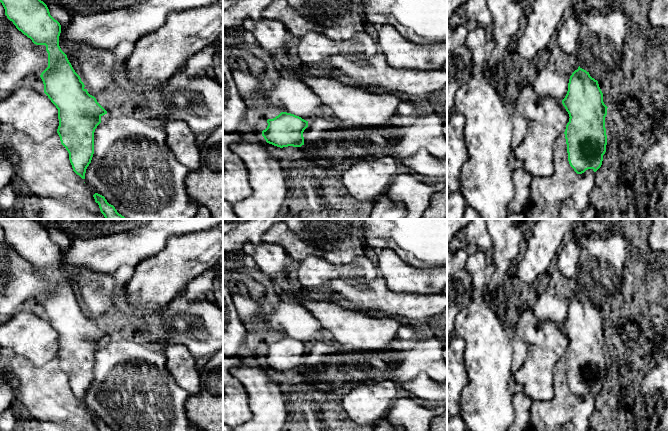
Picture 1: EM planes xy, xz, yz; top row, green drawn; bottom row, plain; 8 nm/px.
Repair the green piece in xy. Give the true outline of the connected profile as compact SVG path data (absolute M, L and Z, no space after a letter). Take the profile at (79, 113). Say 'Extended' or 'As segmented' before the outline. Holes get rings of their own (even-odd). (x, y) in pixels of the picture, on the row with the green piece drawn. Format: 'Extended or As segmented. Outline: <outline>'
As segmented. Outline: M0 0L0 2L5 9L5 15L19 31L34 44L46 46L48 67L40 75L44 84L44 93L58 109L57 133L61 144L69 153L73 171L85 179L86 169L94 154L94 132L101 123L101 117L107 114L107 111L84 88L80 76L61 50L59 46L61 25L50 15L47 5L41 0Z

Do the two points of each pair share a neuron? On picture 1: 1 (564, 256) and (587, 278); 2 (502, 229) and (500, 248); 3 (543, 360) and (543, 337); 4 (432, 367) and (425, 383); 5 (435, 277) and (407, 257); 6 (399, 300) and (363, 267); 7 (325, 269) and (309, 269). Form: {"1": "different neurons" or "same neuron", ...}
{"1": "different neurons", "2": "same neuron", "3": "same neuron", "4": "different neurons", "5": "different neurons", "6": "different neurons", "7": "same neuron"}

